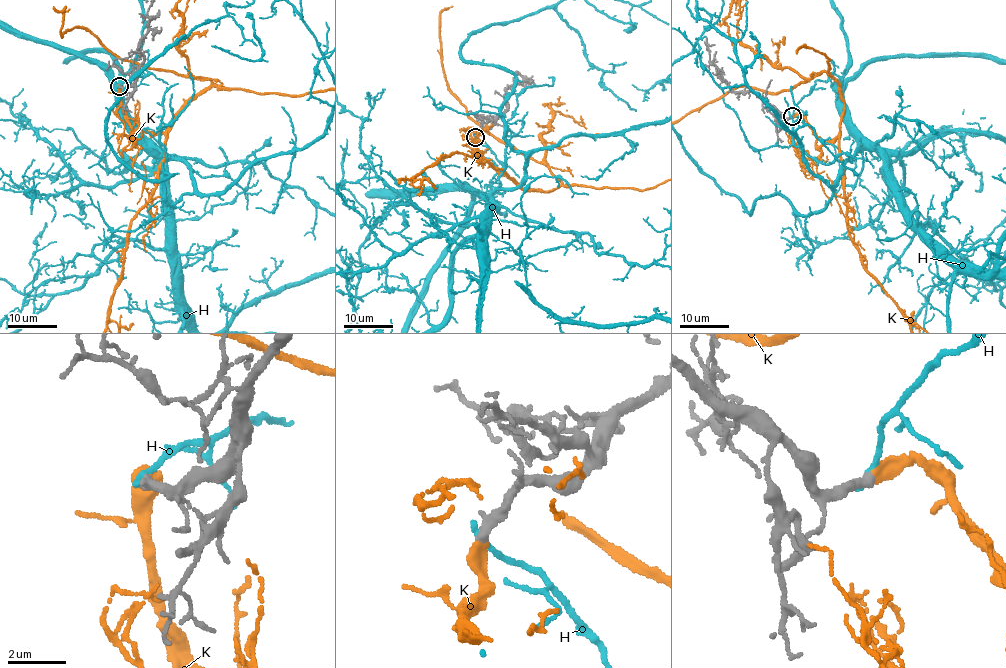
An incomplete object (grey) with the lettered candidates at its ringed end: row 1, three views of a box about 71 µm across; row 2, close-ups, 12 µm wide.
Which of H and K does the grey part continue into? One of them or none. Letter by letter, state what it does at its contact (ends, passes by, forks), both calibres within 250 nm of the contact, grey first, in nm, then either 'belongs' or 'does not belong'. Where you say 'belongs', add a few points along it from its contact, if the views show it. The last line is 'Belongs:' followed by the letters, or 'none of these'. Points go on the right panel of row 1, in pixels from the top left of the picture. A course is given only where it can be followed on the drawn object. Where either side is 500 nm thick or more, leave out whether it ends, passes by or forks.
H: it ends | 400/200 nm | does not belong
K: it ends | 360/440 nm | belongs
Belongs: K

